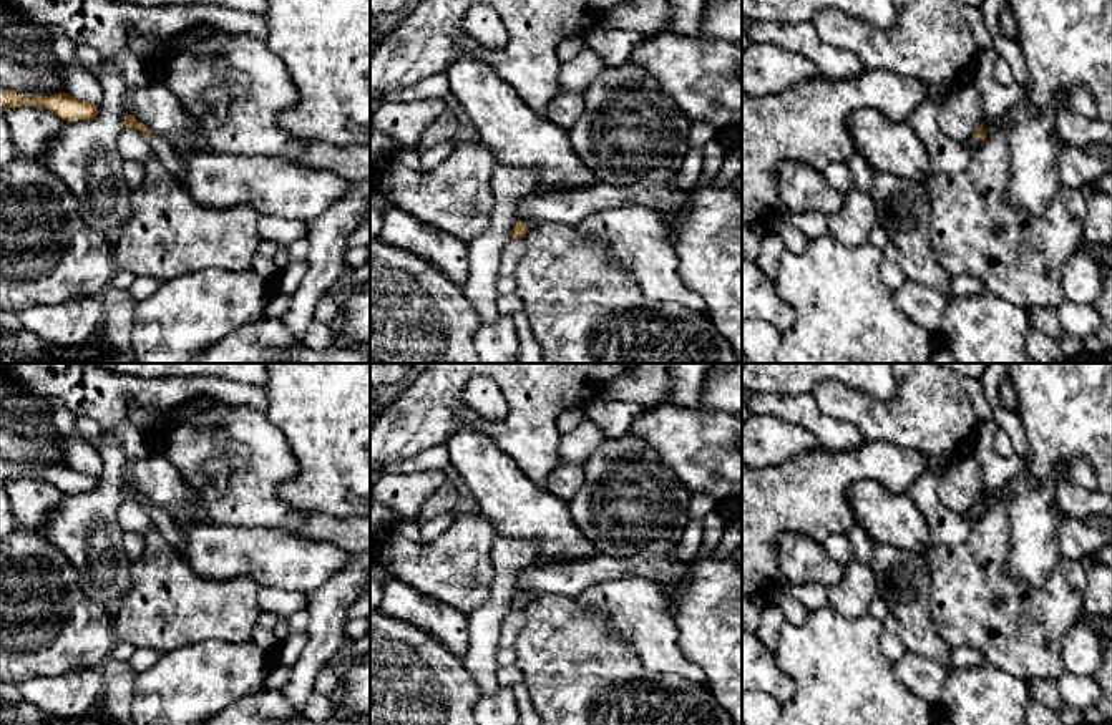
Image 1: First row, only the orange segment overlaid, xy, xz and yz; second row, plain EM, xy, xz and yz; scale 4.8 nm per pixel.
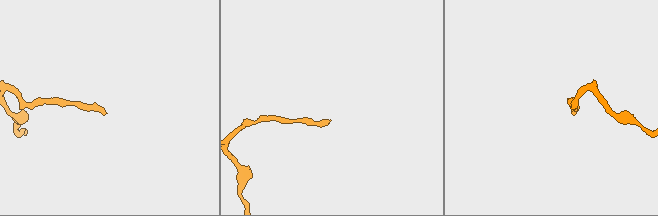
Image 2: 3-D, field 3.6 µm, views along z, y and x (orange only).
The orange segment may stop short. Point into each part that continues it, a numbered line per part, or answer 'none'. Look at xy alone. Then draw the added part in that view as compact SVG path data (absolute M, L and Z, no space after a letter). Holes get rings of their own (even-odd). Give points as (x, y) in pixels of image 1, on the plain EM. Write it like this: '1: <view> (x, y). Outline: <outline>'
1: xy (276, 558). Outline: M151 508L148 514L181 561L209 581L251 577L259 587L305 594L324 586L350 559L330 543L285 529L212 523L183 529L161 508Z

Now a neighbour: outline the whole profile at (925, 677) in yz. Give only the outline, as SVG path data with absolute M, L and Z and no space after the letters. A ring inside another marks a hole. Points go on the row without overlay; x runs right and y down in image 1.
M906 650L893 664L893 674L906 689L931 707L939 703L948 672L938 662Z

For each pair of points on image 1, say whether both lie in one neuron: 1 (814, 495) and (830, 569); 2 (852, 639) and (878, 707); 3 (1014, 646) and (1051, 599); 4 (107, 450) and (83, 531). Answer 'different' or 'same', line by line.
1: different
2: same
3: same
4: same

